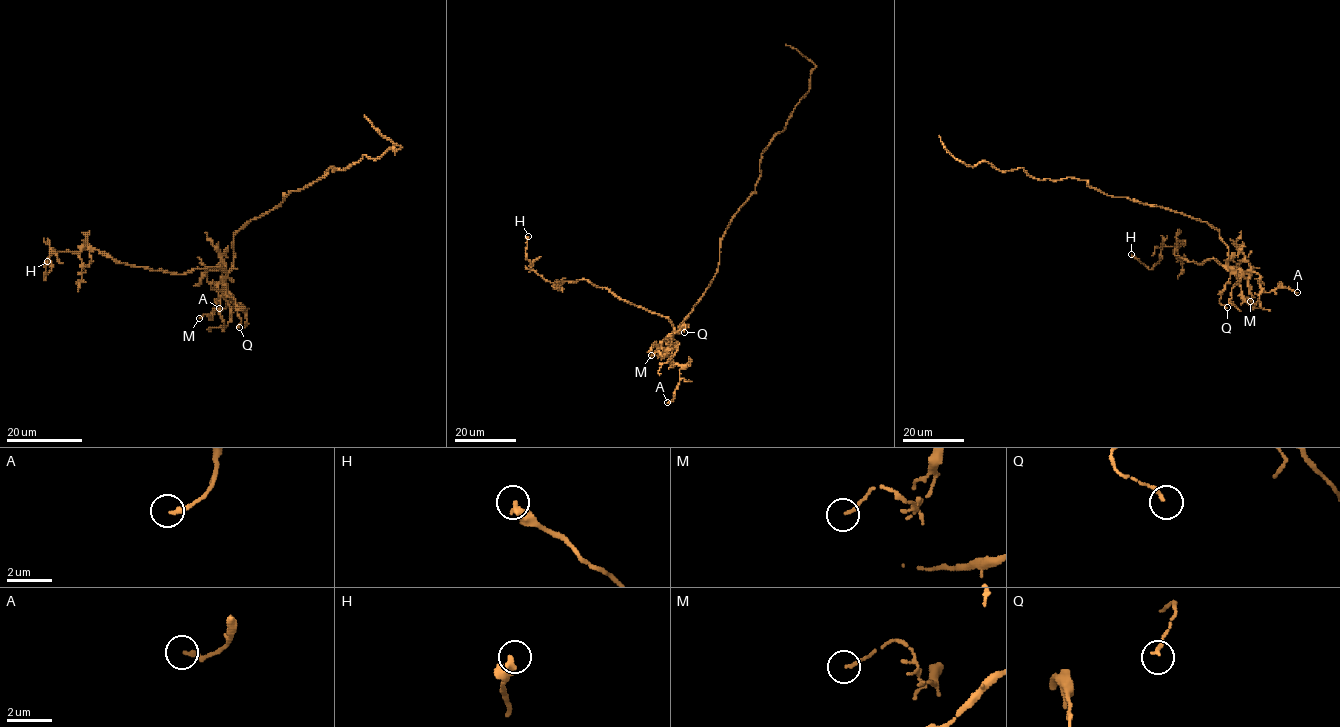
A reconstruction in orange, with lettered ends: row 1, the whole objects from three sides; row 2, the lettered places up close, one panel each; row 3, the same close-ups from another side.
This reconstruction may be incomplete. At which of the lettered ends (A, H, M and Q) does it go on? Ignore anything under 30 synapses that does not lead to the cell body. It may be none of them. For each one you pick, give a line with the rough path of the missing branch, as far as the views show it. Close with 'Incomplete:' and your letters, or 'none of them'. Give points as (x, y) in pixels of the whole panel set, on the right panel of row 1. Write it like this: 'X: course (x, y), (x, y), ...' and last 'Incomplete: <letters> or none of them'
Incomplete: none of them

